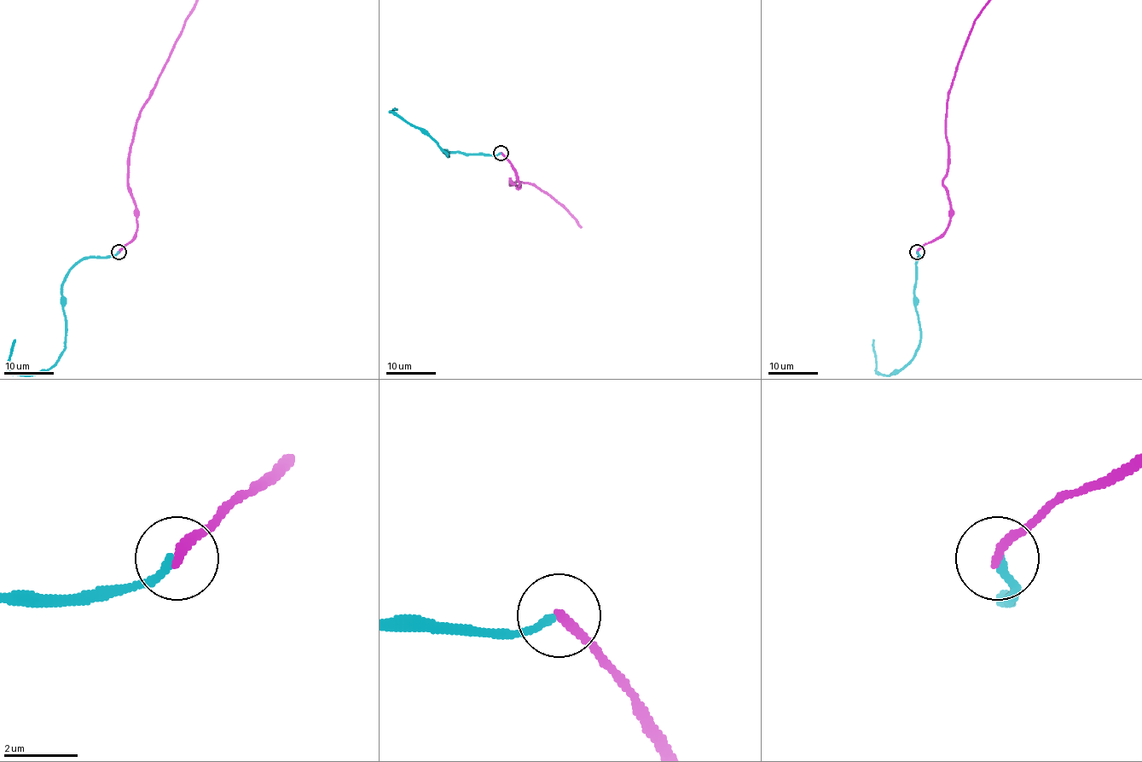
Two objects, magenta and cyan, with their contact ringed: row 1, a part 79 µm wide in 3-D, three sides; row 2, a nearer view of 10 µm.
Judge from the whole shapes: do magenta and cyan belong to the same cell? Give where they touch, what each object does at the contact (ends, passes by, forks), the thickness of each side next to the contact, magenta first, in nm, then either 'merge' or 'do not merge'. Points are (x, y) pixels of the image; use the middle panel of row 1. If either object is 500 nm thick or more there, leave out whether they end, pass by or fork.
place (501, 153); magenta ends; cyan ends; calibres 280 and 240 nm; merge

